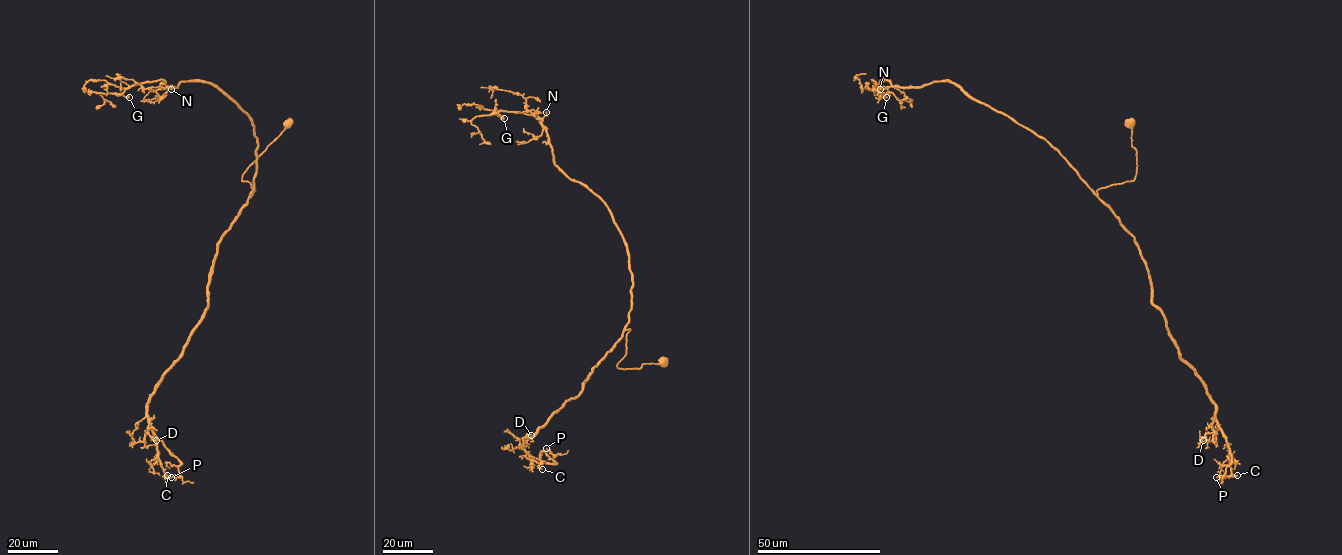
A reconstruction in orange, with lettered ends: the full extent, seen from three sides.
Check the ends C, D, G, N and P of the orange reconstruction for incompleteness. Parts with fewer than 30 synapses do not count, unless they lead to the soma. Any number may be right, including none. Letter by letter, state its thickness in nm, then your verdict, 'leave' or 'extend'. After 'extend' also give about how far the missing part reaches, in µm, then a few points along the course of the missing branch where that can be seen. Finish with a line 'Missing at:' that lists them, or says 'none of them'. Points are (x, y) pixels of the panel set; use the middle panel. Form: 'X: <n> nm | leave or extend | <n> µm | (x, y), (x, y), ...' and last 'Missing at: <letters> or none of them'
C: 180 nm | leave
D: 130 nm | leave
G: 140 nm | extend | 8 µm | (504, 118), (505, 136)
N: 120 nm | leave
P: 150 nm | leave
Missing at: G

